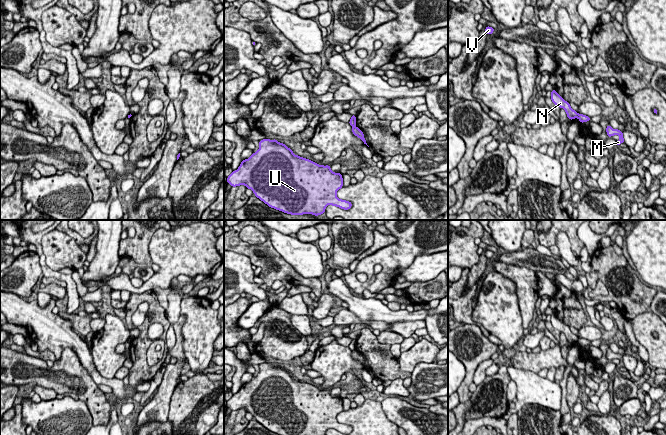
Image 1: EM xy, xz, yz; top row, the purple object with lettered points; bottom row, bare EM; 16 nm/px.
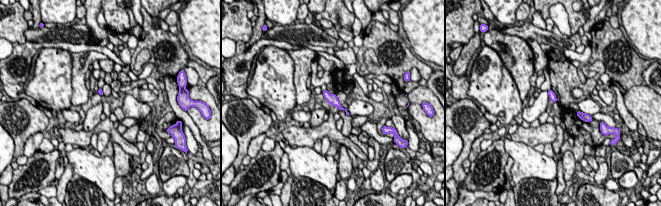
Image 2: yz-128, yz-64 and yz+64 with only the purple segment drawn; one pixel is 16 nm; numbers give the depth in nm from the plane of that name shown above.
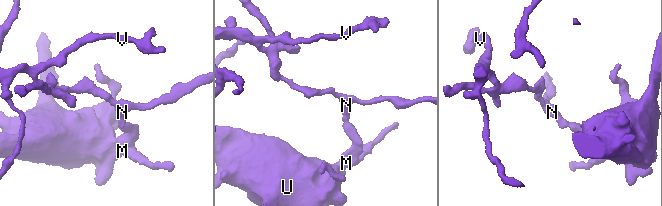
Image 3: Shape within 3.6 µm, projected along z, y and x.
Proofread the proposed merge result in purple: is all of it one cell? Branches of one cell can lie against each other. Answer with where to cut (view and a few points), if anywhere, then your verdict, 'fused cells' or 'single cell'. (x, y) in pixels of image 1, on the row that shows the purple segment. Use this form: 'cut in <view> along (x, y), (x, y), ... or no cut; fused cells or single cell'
cut in yz along (577, 114), (578, 117); fused cells

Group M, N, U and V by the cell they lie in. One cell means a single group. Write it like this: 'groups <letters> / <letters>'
groups M U / N V

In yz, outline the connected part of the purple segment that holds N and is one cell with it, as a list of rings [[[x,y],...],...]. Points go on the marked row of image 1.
[[[556,90],[551,91],[551,96],[550,96],[552,102],[554,105],[558,106],[559,108],[563,108],[567,114],[568,119],[573,120],[575,118],[578,118],[578,112],[573,110],[570,106],[570,104],[565,101],[558,93]]]

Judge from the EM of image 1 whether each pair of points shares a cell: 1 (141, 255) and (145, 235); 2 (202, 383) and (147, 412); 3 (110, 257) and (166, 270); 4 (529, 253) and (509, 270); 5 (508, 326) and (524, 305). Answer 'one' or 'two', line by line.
1: one
2: two
3: two
4: two
5: two

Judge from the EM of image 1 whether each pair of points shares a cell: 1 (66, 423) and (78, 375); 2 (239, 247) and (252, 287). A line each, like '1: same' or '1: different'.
1: different
2: different

